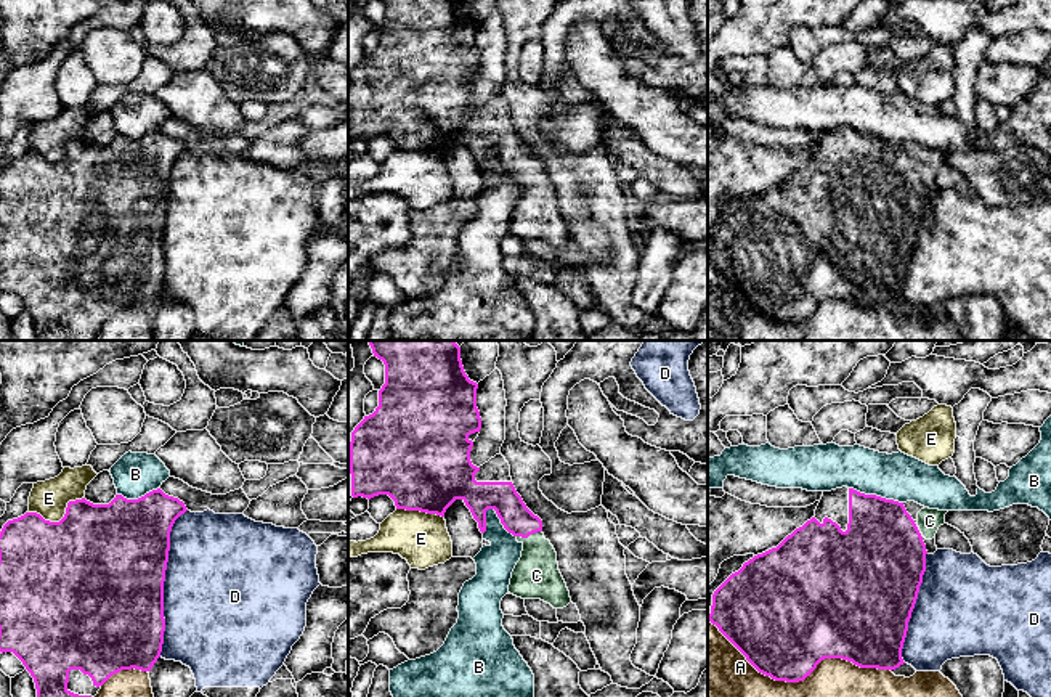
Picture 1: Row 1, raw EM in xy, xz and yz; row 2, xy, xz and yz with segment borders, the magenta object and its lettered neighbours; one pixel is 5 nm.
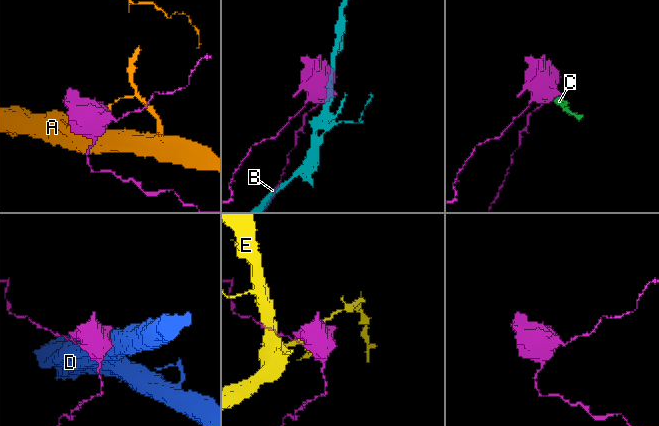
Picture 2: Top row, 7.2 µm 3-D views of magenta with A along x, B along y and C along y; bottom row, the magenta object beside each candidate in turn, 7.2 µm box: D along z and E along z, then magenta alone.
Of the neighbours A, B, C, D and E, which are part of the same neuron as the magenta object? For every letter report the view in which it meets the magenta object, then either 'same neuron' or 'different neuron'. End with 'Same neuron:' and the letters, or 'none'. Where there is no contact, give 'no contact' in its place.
A: yz | different neuron
B: xz | different neuron
C: xz | same neuron
D: xy | different neuron
E: xy | different neuron
Same neuron: C

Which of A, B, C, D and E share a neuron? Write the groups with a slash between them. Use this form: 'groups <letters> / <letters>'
groups A / B / C / D / E

